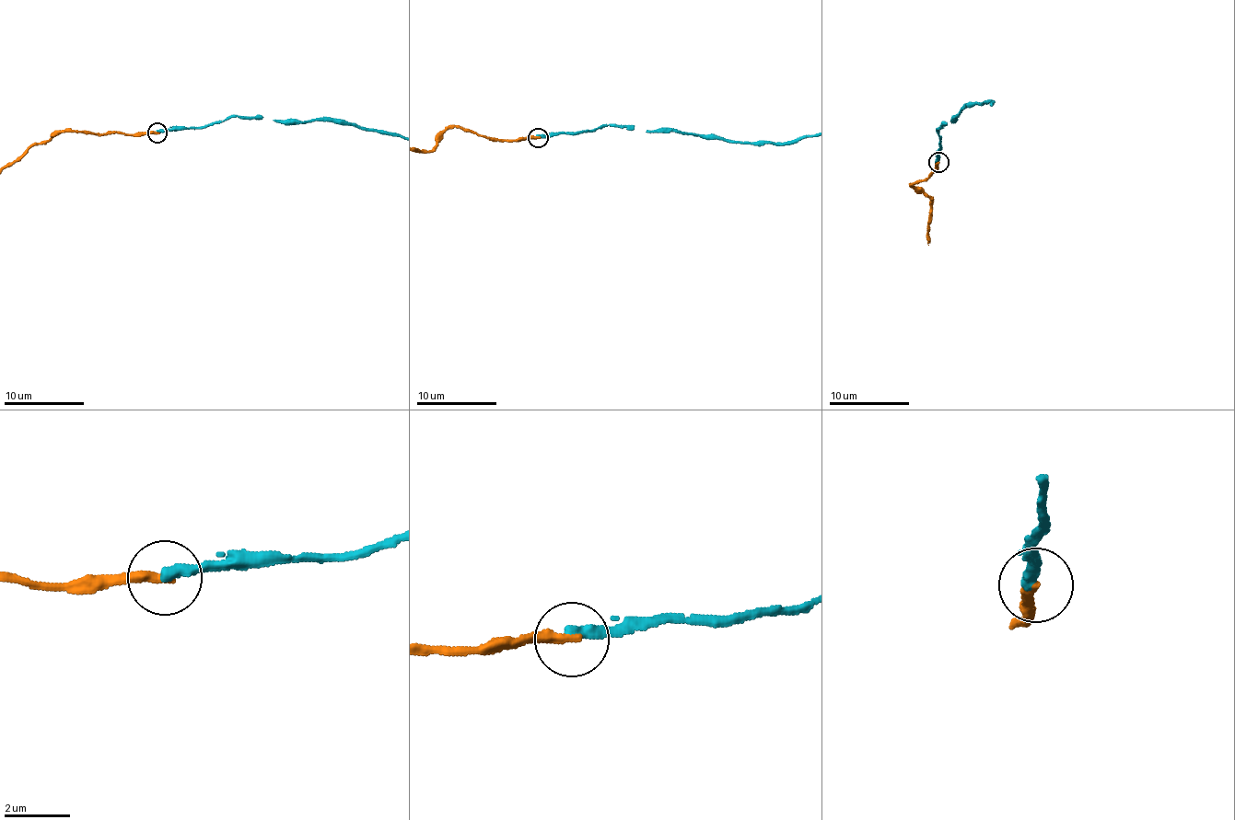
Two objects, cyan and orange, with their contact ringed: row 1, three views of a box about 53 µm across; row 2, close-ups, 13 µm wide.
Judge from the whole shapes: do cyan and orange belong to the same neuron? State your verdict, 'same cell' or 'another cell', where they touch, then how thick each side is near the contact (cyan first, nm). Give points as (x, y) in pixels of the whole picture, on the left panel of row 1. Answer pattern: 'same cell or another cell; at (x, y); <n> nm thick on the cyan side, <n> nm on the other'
another cell; at (157, 132); 360 nm thick on the cyan side, 300 nm on the other

